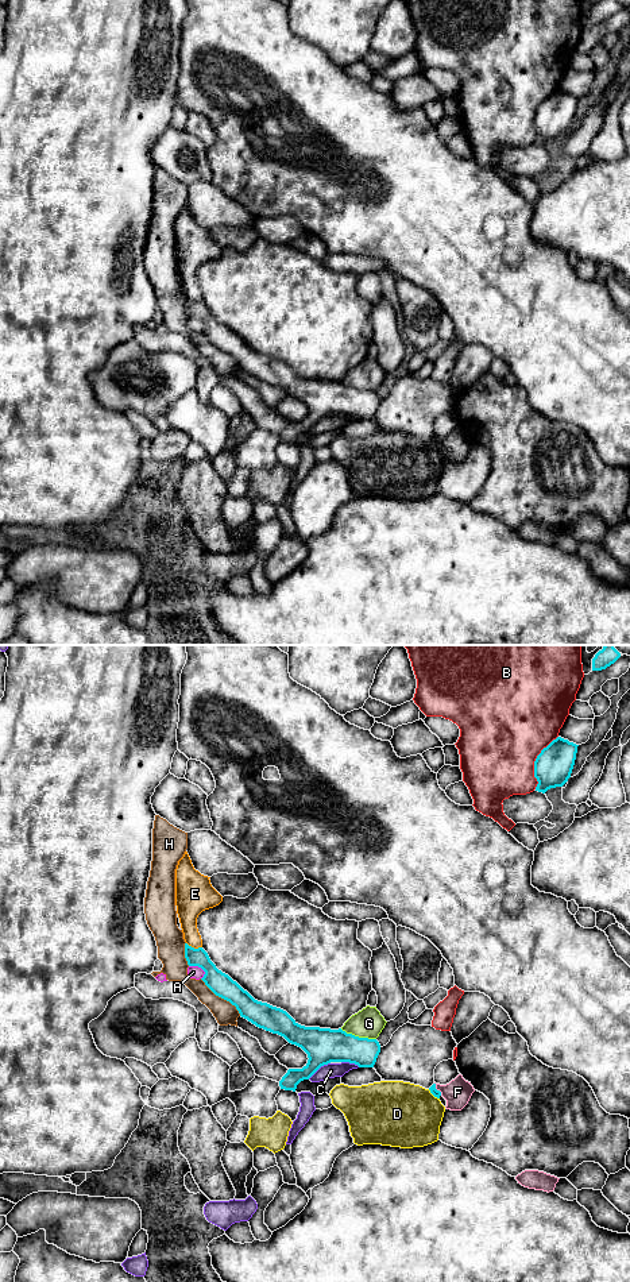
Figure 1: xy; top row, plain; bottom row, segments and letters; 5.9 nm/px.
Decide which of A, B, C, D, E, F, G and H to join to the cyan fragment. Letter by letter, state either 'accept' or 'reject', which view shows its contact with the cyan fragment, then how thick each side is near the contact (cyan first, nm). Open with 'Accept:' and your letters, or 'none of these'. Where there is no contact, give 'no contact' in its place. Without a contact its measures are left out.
Accept: none of these
A: reject; contact in xy; calibres 140 and 80 nm
B: reject; contact in xy; calibres 220 and 480 nm
C: reject; contact in xy; calibres 220 and 90 nm
D: reject; contact in xy; calibres 50 and 400 nm
E: reject; contact in xy; calibres 130 and 160 nm
F: reject; contact in xy; calibres 50 and 160 nm
G: reject; contact in xy; calibres 220 and 180 nm
H: reject; contact in xy; calibres 140 and 130 nm

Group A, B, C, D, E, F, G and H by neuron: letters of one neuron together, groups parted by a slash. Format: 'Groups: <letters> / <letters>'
Groups: A / B / C / D / E / F / G / H

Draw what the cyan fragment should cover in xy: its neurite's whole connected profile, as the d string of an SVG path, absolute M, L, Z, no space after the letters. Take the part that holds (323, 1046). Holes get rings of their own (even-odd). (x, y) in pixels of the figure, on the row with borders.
M185 943L185 958L189 966L198 966L205 972L201 978L205 985L216 996L235 1005L241 1018L259 1028L283 1036L308 1054L308 1063L302 1069L289 1069L282 1077L281 1089L295 1092L301 1081L309 1080L321 1066L331 1062L374 1067L380 1053L376 1039L359 1038L341 1028L301 1026L286 1011L255 1000L228 974L219 970L202 947L194 949Z

